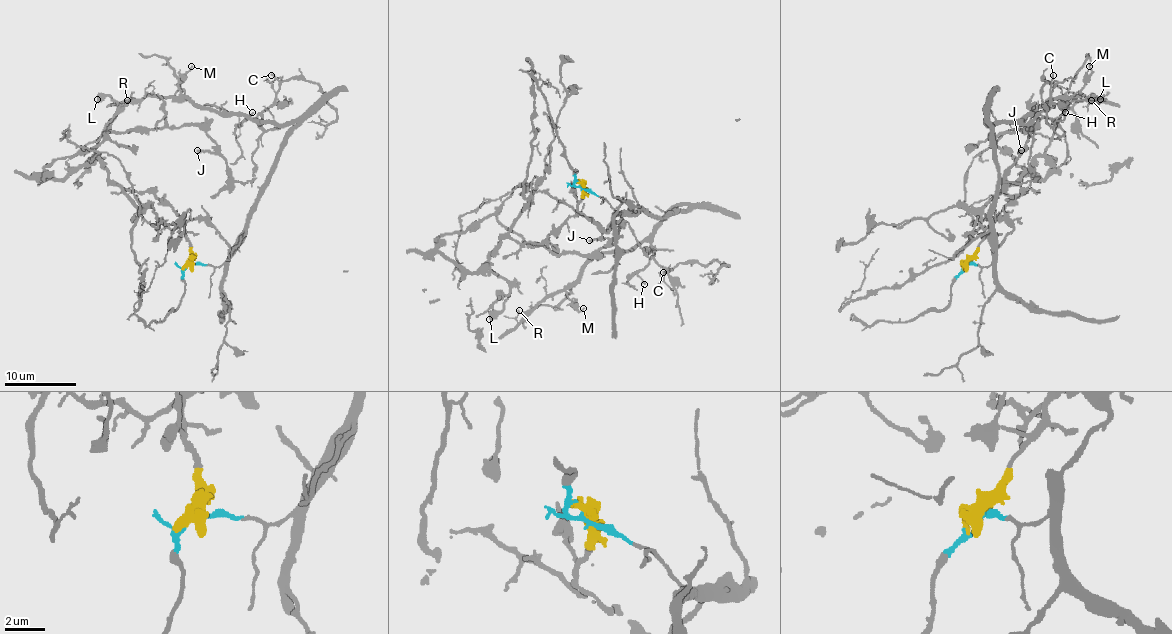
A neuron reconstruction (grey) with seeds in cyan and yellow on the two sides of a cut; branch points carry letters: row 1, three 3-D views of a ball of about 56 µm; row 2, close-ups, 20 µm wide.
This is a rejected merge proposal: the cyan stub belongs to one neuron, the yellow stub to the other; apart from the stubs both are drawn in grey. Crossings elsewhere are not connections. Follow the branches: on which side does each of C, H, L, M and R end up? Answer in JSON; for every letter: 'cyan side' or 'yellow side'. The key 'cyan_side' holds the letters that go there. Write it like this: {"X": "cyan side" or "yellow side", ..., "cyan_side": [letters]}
{"C": "cyan side", "H": "cyan side", "L": "yellow side", "M": "cyan side", "R": "cyan side", "cyan_side": ["C", "H", "M", "R"]}

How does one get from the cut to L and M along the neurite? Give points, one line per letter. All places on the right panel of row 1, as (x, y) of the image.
L: (966, 264), (993, 221), (1025, 192), (1019, 180), (1048, 144), (1055, 122), (1068, 108), (1091, 96), (1100, 99)
M: (966, 264), (993, 258), (998, 164), (985, 122), (1014, 122), (1068, 99), (1089, 65)

